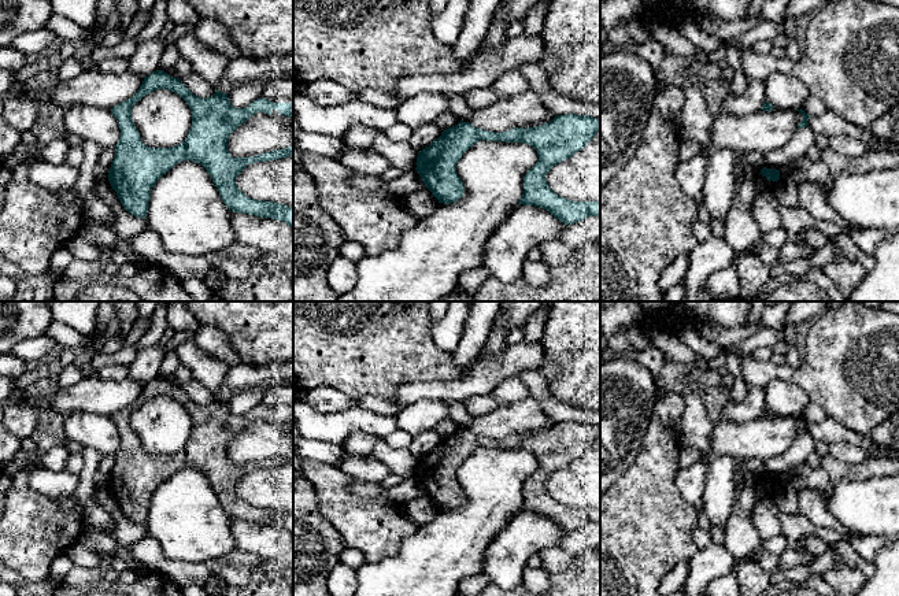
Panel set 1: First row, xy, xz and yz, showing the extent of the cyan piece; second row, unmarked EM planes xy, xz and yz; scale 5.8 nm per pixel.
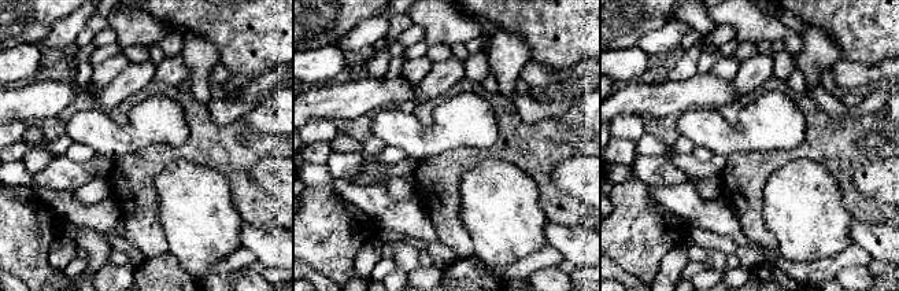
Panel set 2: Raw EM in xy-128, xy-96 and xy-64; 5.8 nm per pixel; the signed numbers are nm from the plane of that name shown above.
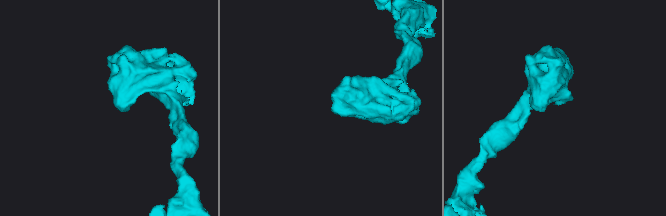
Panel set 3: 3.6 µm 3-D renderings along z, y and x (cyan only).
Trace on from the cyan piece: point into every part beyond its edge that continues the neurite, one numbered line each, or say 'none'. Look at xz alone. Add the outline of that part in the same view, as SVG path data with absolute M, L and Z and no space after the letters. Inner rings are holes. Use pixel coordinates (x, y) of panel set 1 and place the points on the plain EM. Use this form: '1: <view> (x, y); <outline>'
none

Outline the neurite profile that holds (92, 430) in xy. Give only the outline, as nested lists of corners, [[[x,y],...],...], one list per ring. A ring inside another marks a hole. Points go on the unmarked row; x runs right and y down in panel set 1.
[[[71,412],[66,417],[64,433],[69,441],[95,448],[103,455],[115,455],[121,445],[118,427],[107,415]]]

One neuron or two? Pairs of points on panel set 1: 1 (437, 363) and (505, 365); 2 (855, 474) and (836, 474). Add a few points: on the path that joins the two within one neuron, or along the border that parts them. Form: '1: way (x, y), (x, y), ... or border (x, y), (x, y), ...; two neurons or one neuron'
1: border (481, 355), (463, 376), (443, 380); two neurons
2: way (851, 474), (840, 474); one neuron

